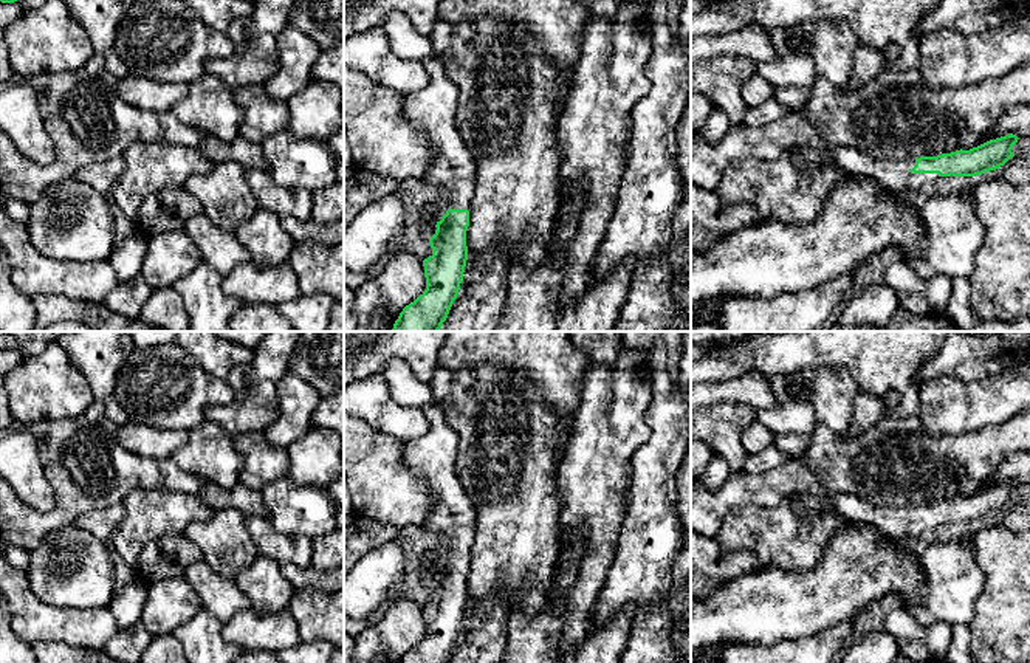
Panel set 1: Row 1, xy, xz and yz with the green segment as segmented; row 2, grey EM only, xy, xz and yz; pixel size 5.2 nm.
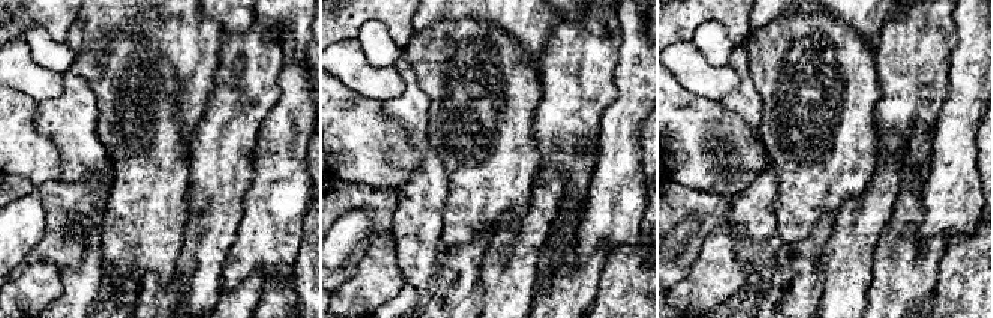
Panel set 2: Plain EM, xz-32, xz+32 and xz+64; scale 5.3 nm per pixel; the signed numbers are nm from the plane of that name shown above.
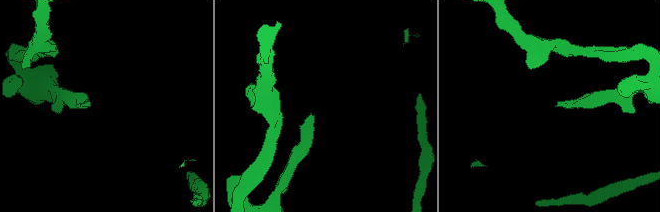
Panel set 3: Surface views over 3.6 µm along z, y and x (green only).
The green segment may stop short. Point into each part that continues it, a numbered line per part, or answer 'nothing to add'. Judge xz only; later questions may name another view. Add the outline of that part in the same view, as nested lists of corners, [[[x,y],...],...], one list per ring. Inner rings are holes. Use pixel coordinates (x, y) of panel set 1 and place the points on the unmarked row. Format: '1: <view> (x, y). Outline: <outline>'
1: xz (434, 454). Outline: [[[431,403],[424,409],[429,431],[403,443],[403,462],[418,471],[432,496],[426,527],[441,536],[441,544],[426,556],[421,578],[431,586],[448,556],[469,556],[477,514],[457,472],[458,437],[445,418],[443,409]]]

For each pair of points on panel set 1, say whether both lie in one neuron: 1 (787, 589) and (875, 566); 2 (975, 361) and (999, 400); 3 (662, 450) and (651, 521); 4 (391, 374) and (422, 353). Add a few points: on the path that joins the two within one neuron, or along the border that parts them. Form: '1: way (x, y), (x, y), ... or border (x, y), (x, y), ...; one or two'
1: way (809, 589), (837, 589), (854, 573); one
2: border (1013, 366), (979, 380), (961, 381), (947, 377); two
3: way (651, 467), (651, 504); one
4: border (381, 372), (391, 361), (403, 360), (428, 383); two

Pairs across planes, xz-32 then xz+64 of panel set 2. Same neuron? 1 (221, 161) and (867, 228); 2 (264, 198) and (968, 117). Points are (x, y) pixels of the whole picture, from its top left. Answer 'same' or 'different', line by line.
1: different
2: same

